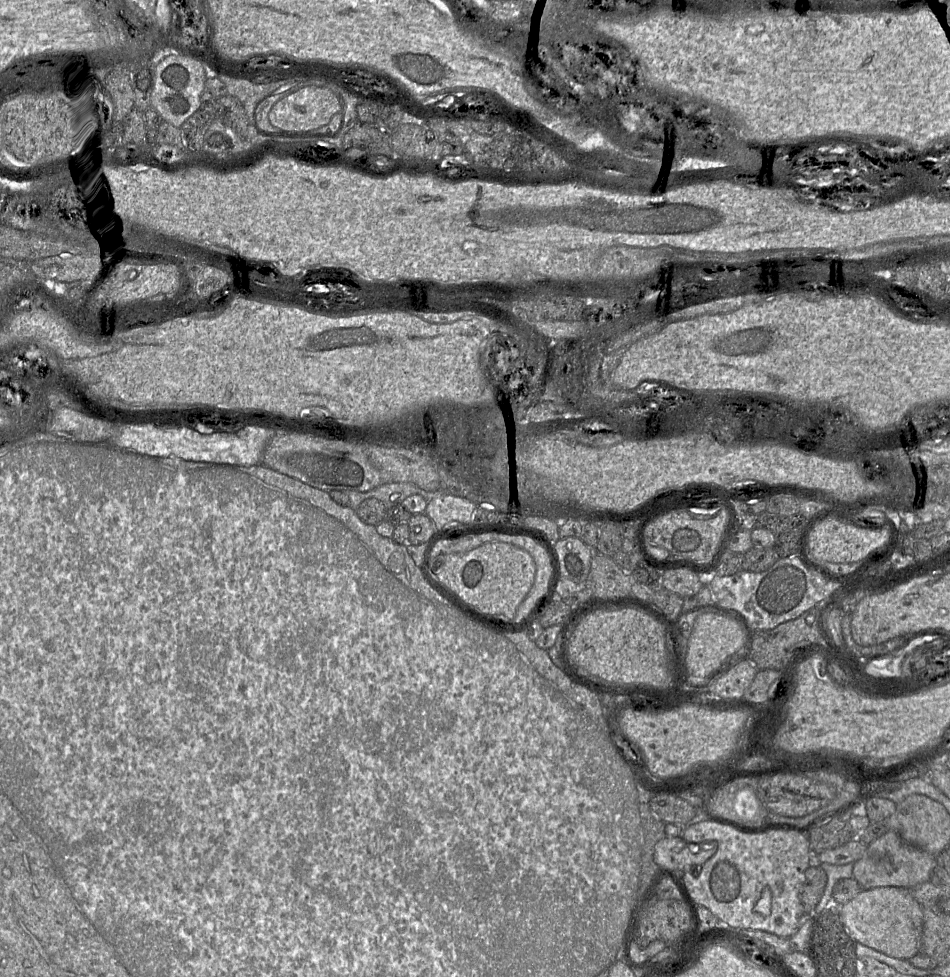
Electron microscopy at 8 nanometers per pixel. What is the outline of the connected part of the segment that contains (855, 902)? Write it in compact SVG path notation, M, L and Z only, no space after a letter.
M880 887L861 890L852 900L839 907L839 916L853 941L890 957L909 960L921 951L923 912L910 889Z

